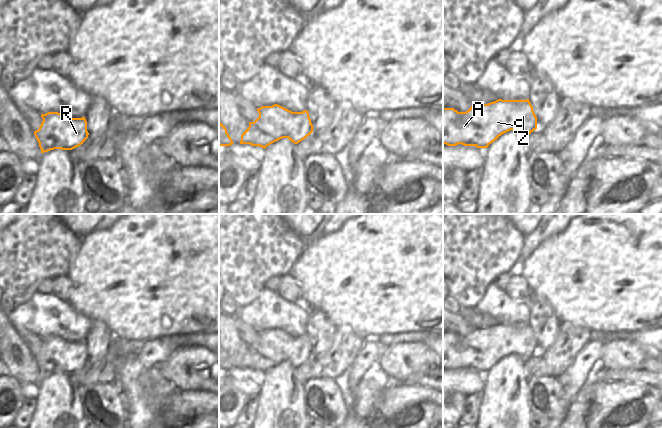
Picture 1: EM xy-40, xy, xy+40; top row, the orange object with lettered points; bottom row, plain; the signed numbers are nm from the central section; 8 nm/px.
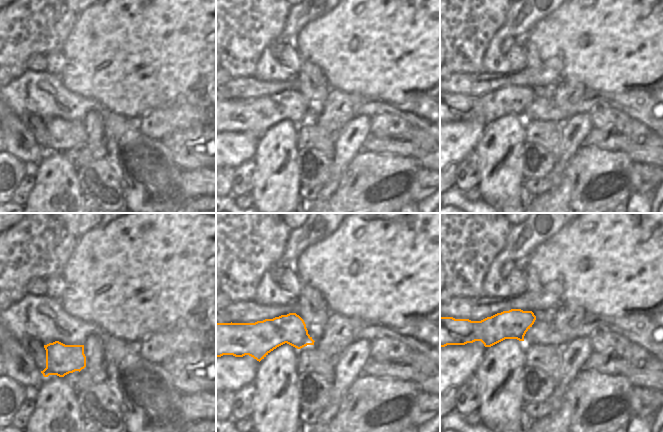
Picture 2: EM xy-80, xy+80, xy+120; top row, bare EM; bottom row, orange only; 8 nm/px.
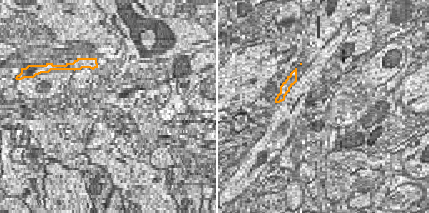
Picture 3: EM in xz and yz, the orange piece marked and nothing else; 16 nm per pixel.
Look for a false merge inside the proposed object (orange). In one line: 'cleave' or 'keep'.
keep

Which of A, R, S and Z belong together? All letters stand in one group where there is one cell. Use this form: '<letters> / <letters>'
A R S Z

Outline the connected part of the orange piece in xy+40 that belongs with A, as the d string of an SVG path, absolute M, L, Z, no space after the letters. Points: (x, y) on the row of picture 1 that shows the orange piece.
M498 99L488 104L473 104L466 112L458 112L454 108L443 107L443 144L448 146L462 144L487 148L502 134L510 130L516 130L525 138L536 129L537 117L529 99Z

